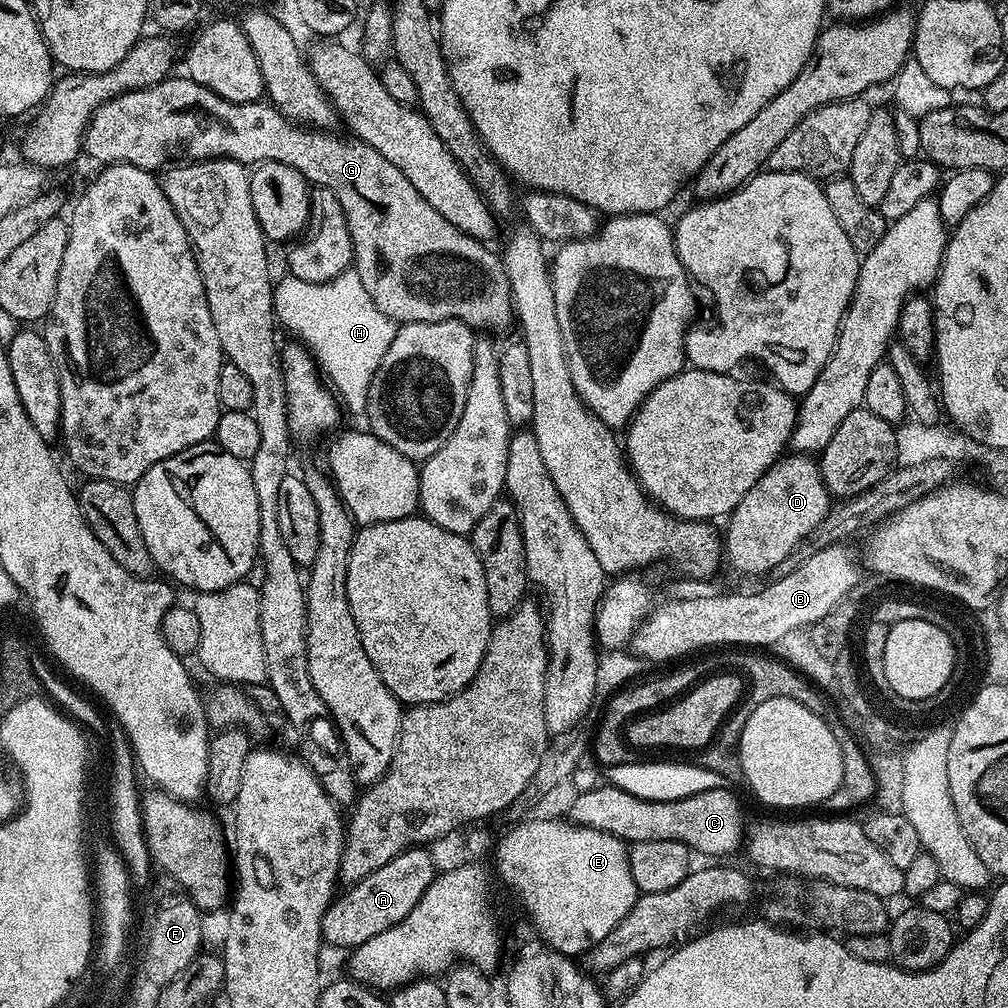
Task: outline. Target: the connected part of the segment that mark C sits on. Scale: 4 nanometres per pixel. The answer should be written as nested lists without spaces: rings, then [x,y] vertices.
[[[613,784],[601,785],[573,795],[571,823],[614,834],[629,845],[647,840],[677,840],[693,853],[701,852],[704,856],[728,856],[745,843],[746,819],[740,813],[735,794],[728,788],[704,790],[678,801],[646,801]]]

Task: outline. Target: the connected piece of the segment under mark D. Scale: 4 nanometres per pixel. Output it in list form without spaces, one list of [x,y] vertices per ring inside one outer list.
[[[808,454],[785,455],[750,486],[746,498],[727,517],[728,536],[726,532],[722,540],[727,567],[729,564],[744,576],[768,574],[826,518],[829,507],[830,497],[822,482],[819,463]]]

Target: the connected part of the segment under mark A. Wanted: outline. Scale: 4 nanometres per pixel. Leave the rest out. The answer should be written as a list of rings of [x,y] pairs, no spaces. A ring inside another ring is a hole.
[[[424,846],[407,848],[402,854],[390,858],[386,866],[378,866],[374,874],[351,885],[345,896],[337,895],[328,905],[320,923],[323,943],[351,950],[362,942],[370,942],[374,934],[382,934],[382,930],[398,926],[398,922],[402,922],[402,918],[406,918],[406,914],[418,906],[432,880],[438,875],[438,867],[428,851]]]

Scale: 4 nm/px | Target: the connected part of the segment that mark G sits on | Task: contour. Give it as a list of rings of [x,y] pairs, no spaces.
[[[173,75],[171,78],[164,80],[160,84],[155,84],[149,88],[142,90],[134,90],[122,94],[118,98],[114,98],[110,102],[106,102],[101,108],[94,113],[92,121],[89,122],[87,130],[84,132],[83,151],[88,152],[88,156],[92,160],[97,160],[97,165],[107,166],[110,164],[129,164],[130,166],[138,166],[147,172],[156,172],[163,169],[171,156],[180,156],[185,161],[193,160],[236,160],[239,164],[245,166],[255,166],[264,164],[267,160],[274,162],[282,162],[286,166],[294,166],[306,179],[309,185],[329,188],[338,198],[338,202],[342,202],[342,214],[346,214],[346,226],[350,226],[350,238],[354,246],[354,271],[358,274],[358,278],[362,278],[362,286],[366,286],[366,294],[370,294],[370,298],[374,298],[374,306],[378,306],[378,310],[382,310],[382,314],[386,314],[390,319],[395,320],[397,325],[417,324],[418,322],[442,322],[443,320],[460,320],[464,324],[468,324],[474,330],[480,328],[493,328],[494,331],[500,332],[503,328],[513,327],[514,324],[514,307],[512,305],[512,290],[510,282],[506,278],[506,270],[504,269],[503,259],[499,255],[496,256],[491,252],[487,243],[475,240],[472,236],[467,236],[462,230],[458,230],[454,226],[450,226],[450,222],[446,222],[446,218],[442,218],[442,214],[438,214],[438,210],[434,210],[434,206],[430,206],[430,202],[426,202],[426,198],[422,198],[422,194],[418,194],[418,190],[414,190],[414,186],[410,186],[410,181],[406,179],[406,174],[402,174],[402,170],[398,170],[398,166],[390,166],[390,162],[386,162],[386,158],[382,158],[382,154],[378,154],[378,150],[374,150],[369,144],[364,144],[361,140],[355,138],[347,138],[343,140],[340,136],[331,136],[333,133],[328,130],[317,130],[307,126],[301,126],[287,120],[287,118],[277,110],[270,102],[246,102],[245,104],[235,104],[226,98],[222,98],[218,94],[214,94],[214,90],[210,90],[206,86],[202,86],[198,82],[189,80],[187,75]]]

